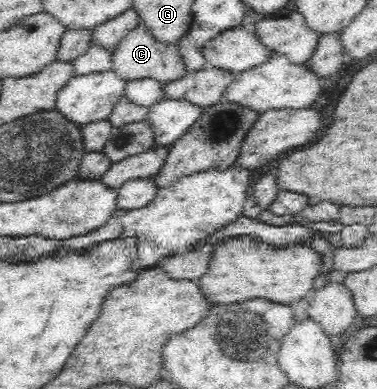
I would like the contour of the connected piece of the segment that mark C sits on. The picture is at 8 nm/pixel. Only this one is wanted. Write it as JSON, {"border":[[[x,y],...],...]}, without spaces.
{"border":[[[140,24],[129,35],[120,39],[113,49],[112,69],[128,82],[144,77],[153,77],[167,83],[187,75],[190,71],[187,70],[187,65],[184,63],[181,52],[179,52],[178,44],[161,42],[151,33],[149,27]]]}

